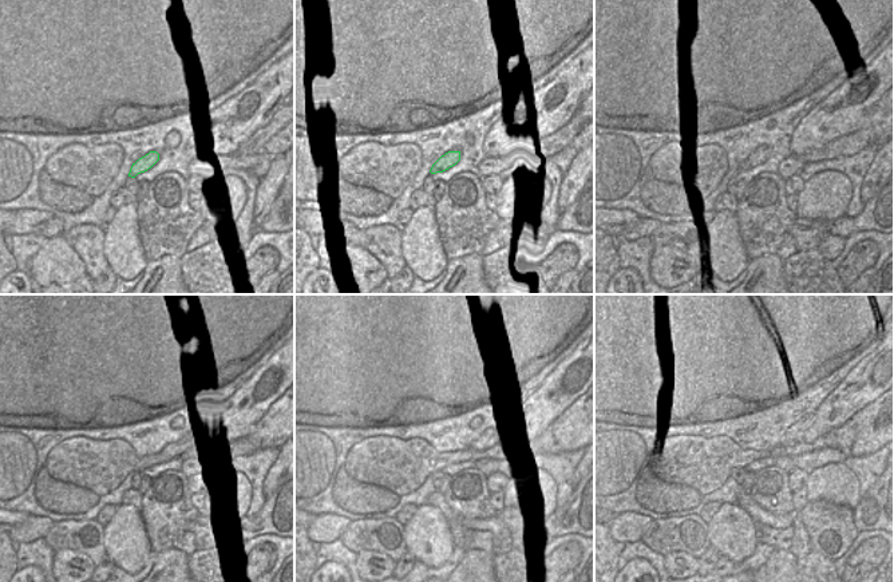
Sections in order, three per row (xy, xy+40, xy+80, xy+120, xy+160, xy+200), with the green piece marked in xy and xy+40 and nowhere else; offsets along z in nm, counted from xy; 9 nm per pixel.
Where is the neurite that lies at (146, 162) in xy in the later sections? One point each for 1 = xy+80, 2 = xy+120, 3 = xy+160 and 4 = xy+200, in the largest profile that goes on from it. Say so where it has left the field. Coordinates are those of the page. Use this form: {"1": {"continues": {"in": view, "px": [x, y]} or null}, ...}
{"1": {"continues": {"in": "xy+80", "px": [760, 154]}}, "2": {"continues": {"in": "xy+120", "px": [174, 450]}}, "3": {"continues": {"in": "xy+160", "px": [490, 438]}}, "4": {"continues": {"in": "xy+200", "px": [794, 435]}}}

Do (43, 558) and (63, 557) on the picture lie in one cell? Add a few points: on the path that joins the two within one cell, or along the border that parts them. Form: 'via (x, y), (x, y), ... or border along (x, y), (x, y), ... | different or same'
border along (55, 551), (51, 567) | different

